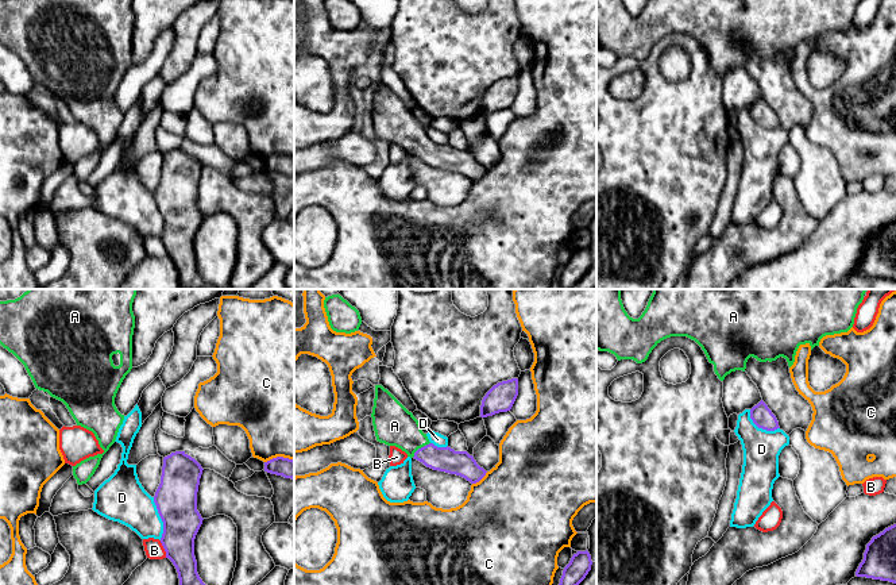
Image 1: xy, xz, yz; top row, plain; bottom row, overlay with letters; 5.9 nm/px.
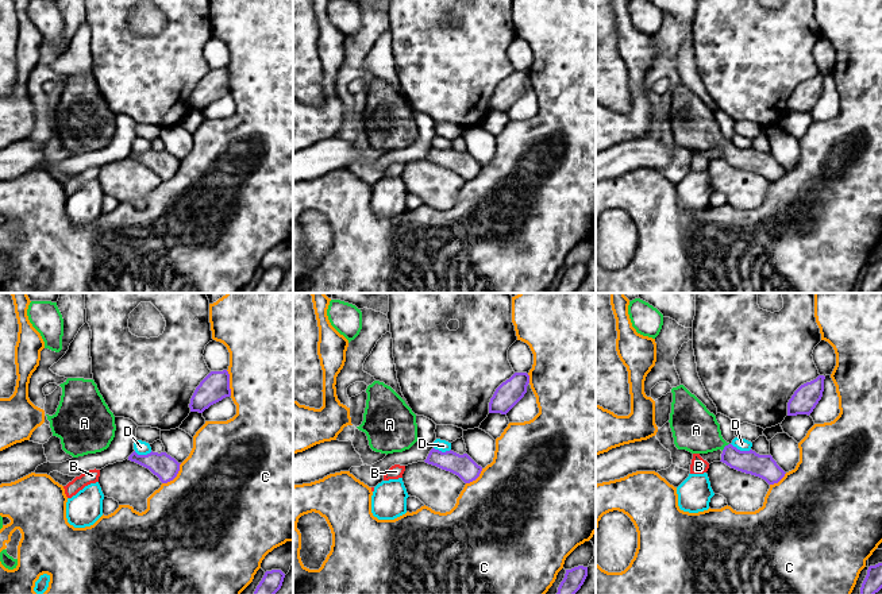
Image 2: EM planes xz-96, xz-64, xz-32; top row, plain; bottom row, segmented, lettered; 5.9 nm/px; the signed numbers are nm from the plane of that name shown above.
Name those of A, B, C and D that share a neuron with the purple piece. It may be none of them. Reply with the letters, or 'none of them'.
A

